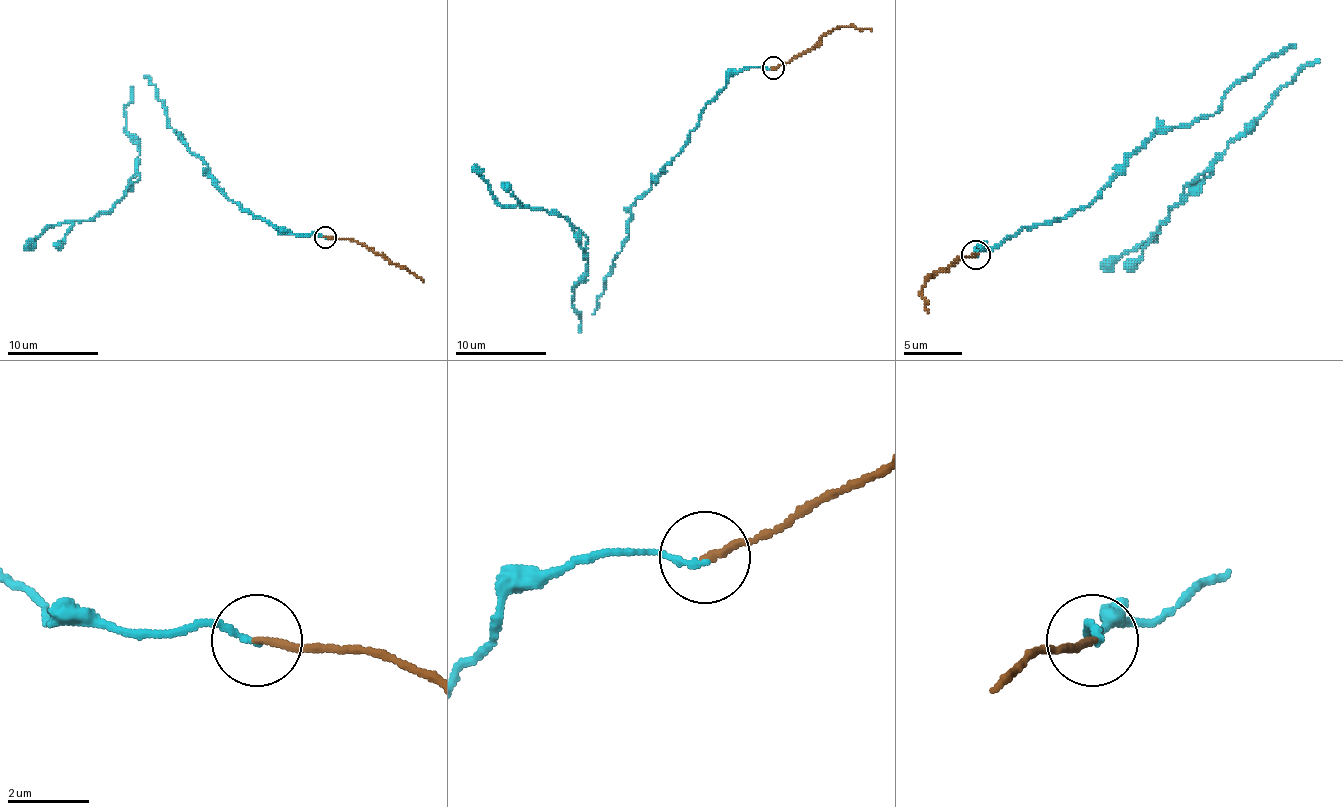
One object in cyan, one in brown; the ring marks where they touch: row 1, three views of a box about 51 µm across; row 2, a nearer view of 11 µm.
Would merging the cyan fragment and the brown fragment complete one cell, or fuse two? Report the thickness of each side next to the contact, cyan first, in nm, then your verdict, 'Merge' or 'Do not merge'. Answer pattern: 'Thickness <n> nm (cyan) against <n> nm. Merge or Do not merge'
Thickness 150 nm (cyan) against 180 nm. Merge

